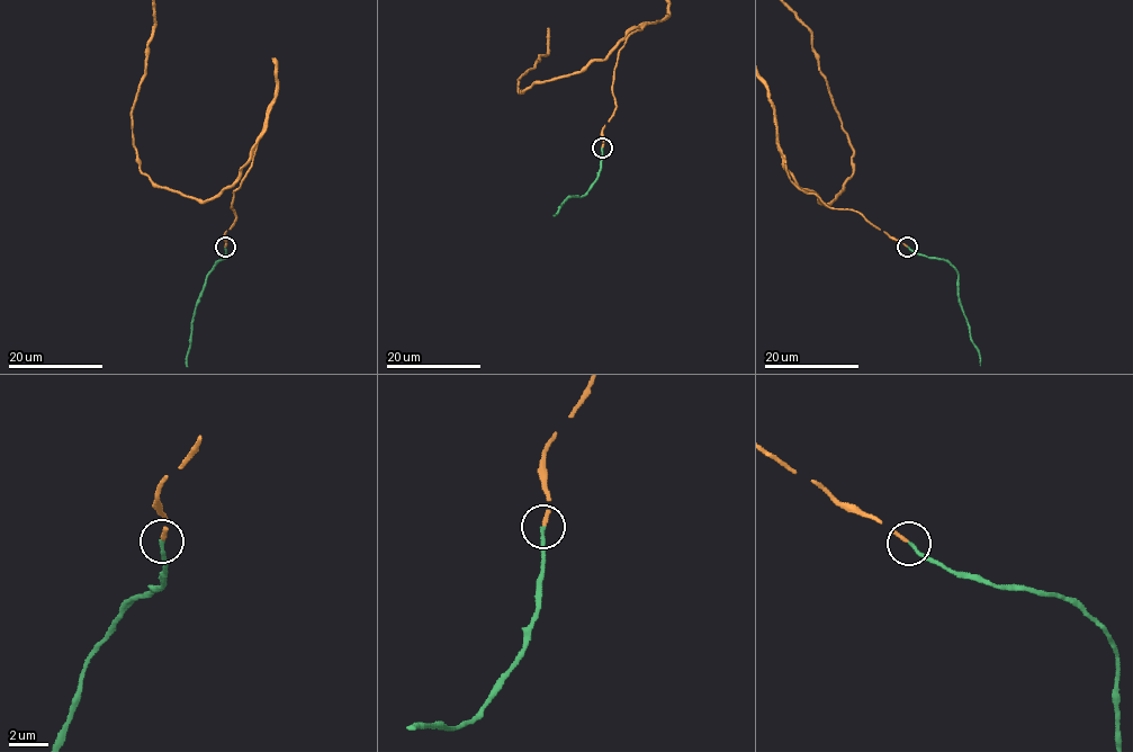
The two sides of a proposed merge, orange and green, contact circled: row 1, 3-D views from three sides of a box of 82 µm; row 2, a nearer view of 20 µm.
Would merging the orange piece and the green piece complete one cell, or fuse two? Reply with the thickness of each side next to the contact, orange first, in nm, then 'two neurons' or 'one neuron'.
200/180 nm | one neuron

